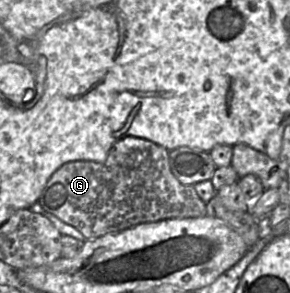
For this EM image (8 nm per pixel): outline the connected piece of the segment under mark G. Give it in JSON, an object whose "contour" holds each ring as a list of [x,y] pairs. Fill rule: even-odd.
{"contour":[[[145,138],[123,139],[114,145],[103,162],[63,164],[49,178],[38,201],[46,211],[75,227],[87,240],[142,223],[206,216],[207,204],[195,188],[182,184],[172,173],[169,152]]]}

